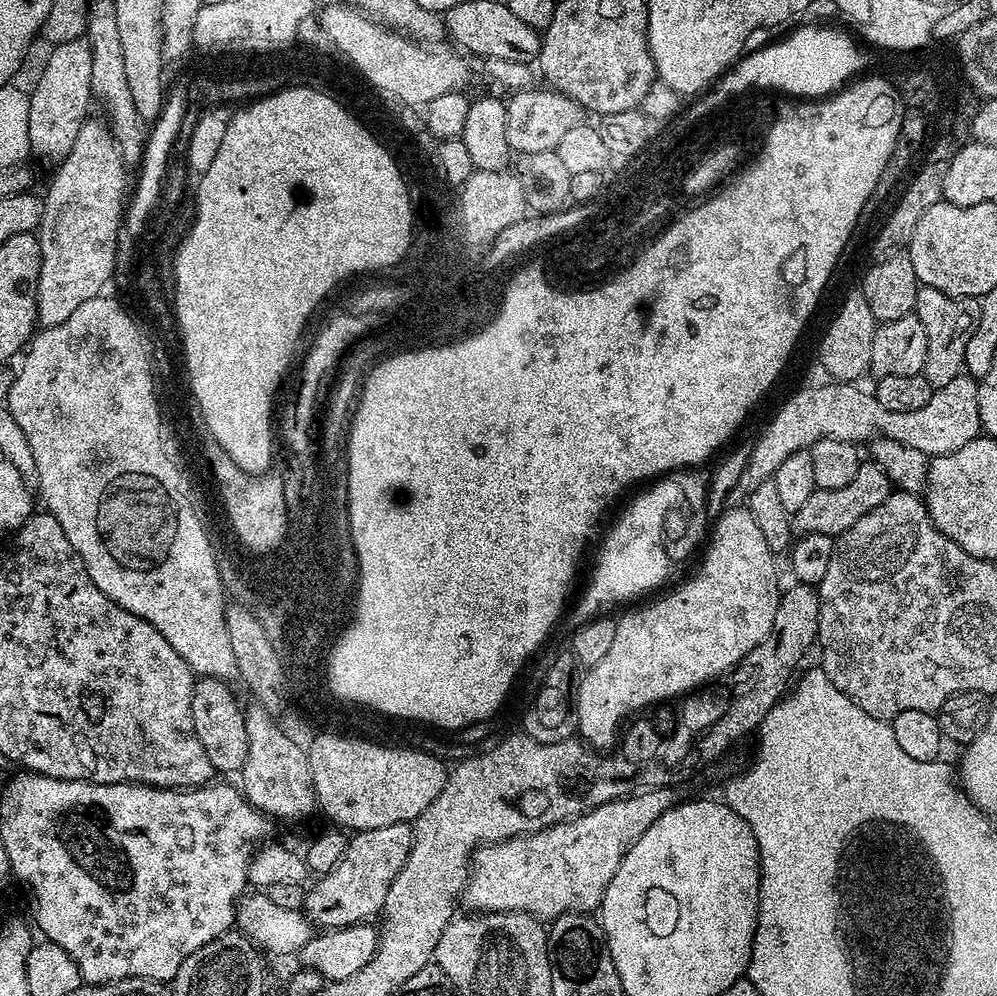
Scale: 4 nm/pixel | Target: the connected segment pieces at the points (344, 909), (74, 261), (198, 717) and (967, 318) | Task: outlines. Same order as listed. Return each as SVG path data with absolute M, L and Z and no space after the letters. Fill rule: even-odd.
M411 823L378 826L378 830L352 832L346 854L316 885L307 889L302 909L313 925L324 930L347 928L349 924L371 921L372 915L383 913L386 894L390 894L390 882L398 878L398 870L406 866L412 849Z
M89 118L84 121L82 130L78 130L78 138L74 138L74 146L70 146L70 154L59 161L57 168L60 169L53 174L48 184L48 196L43 197L44 213L38 229L42 266L36 295L36 318L46 328L66 322L66 318L70 318L70 314L74 314L82 302L90 302L90 298L101 295L107 289L104 287L108 279L116 272L116 241L126 211L126 165L103 119Z
M205 676L195 681L192 690L194 730L198 734L198 742L202 742L202 750L206 750L206 758L210 758L210 766L217 773L239 773L248 757L245 709L240 708L239 702L236 701L236 696L232 693L232 686L227 680Z
M923 286L916 289L914 313L921 320L926 332L926 360L922 375L930 381L933 389L946 386L965 371L964 359L970 334L978 326L980 300L970 296L951 296Z

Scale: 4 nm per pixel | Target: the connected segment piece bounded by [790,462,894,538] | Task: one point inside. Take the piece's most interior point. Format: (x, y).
(831, 512)

